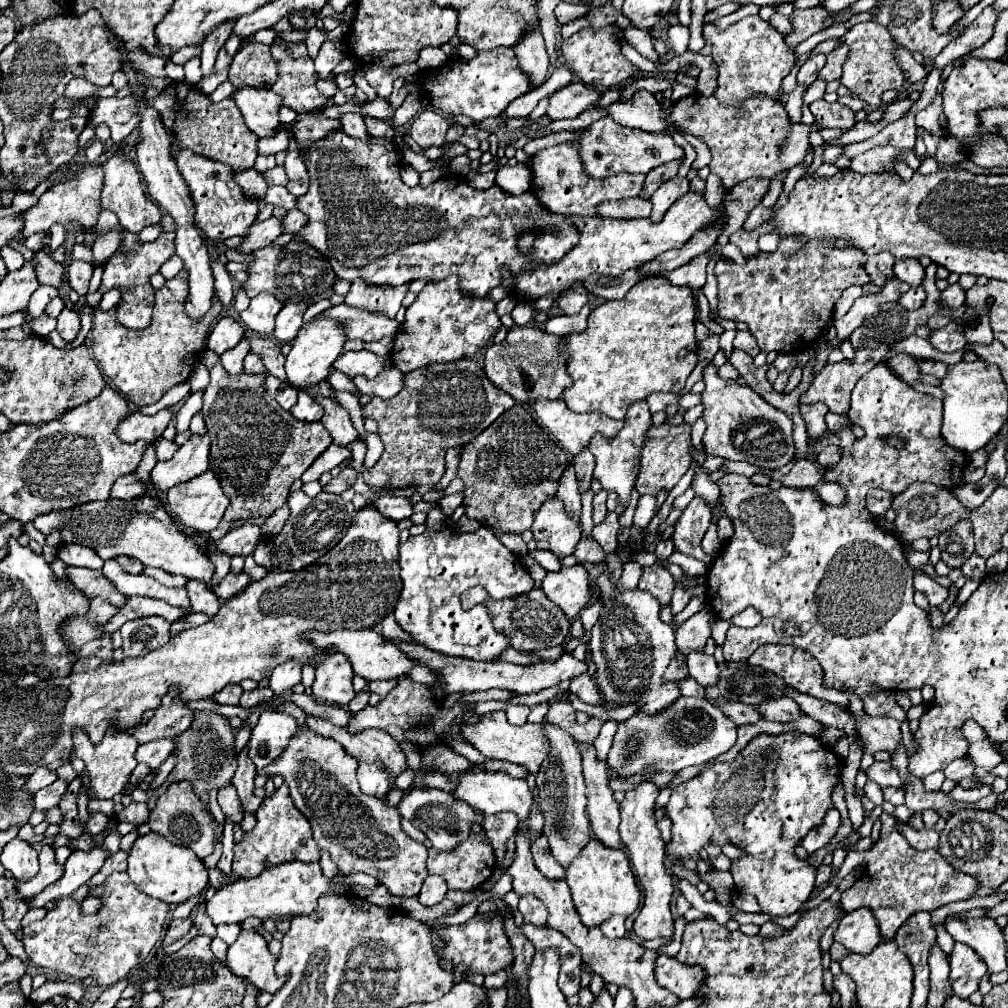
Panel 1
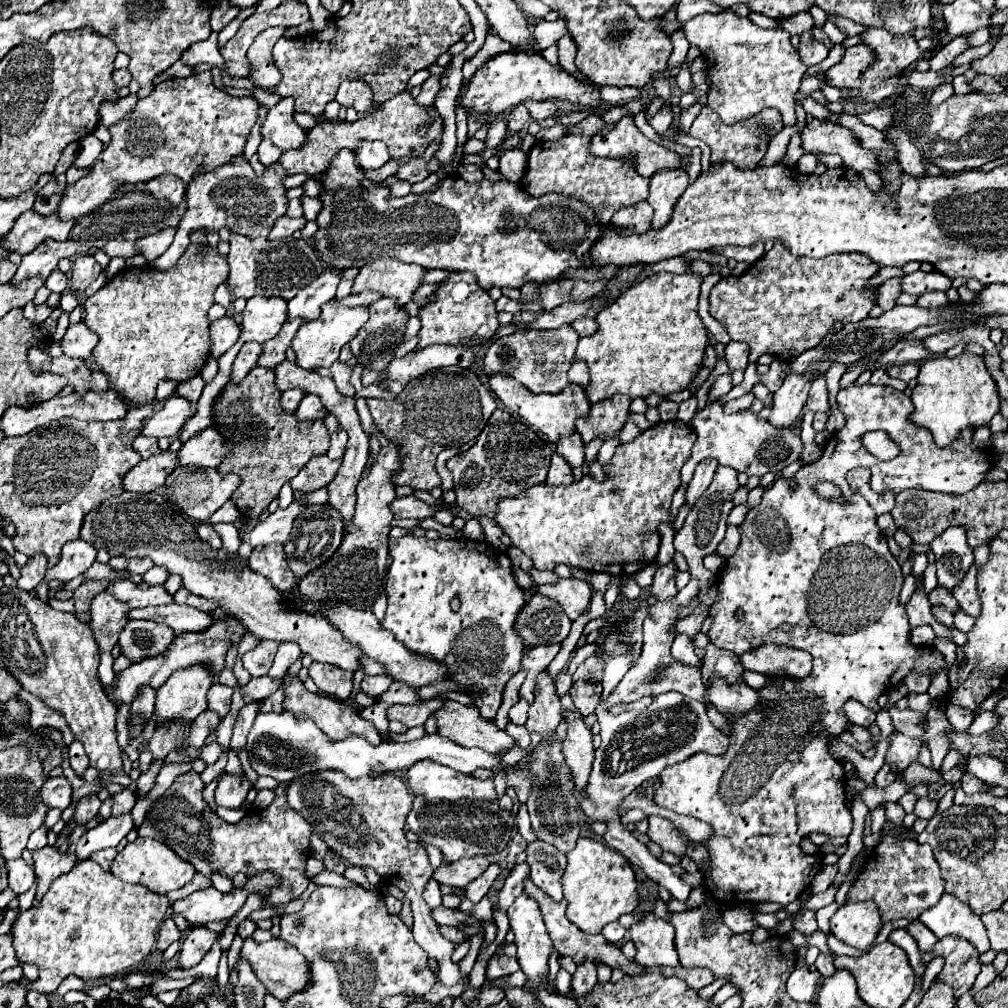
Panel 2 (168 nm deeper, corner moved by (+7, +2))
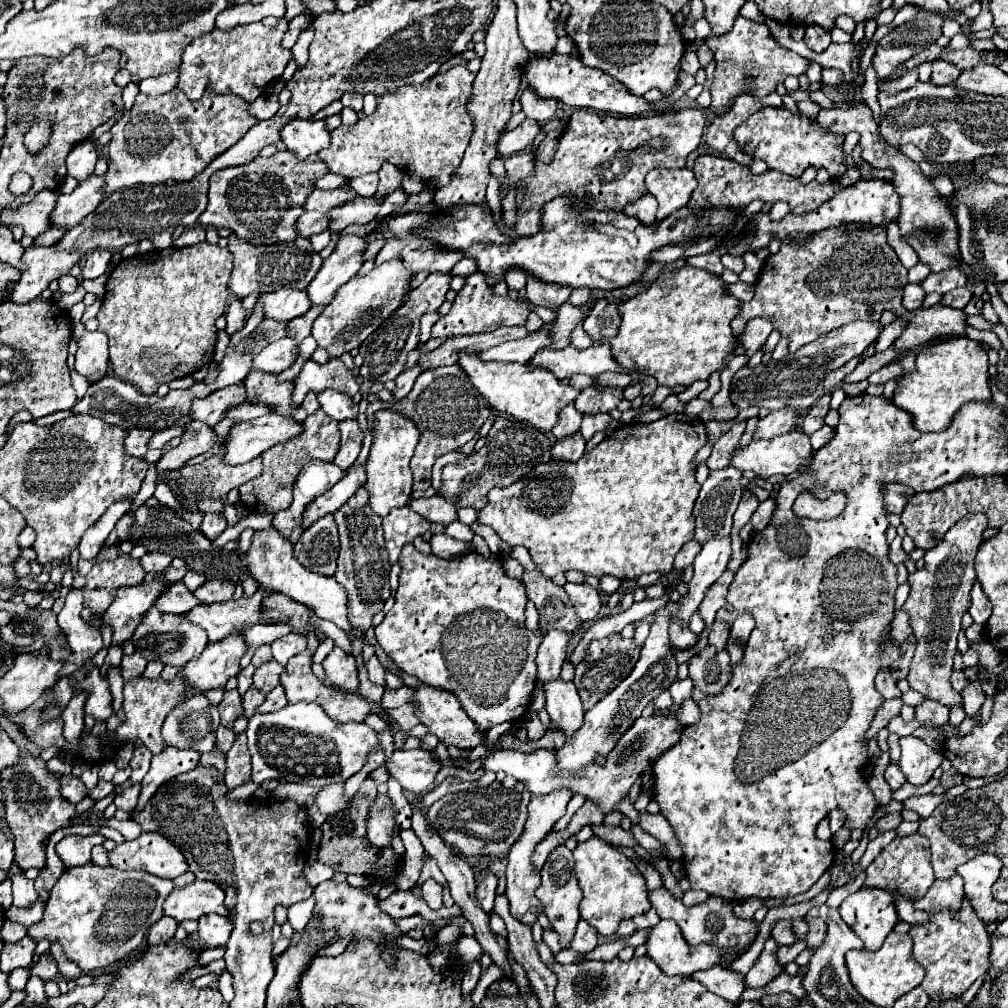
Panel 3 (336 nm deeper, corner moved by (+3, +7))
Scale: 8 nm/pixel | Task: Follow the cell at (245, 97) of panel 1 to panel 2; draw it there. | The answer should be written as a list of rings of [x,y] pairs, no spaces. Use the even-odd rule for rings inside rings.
[[[282,97],[280,103],[276,103],[274,107],[268,107],[266,119],[260,129],[262,137],[270,139],[282,151],[296,149],[304,143],[306,131],[296,125],[296,121],[292,119],[292,113],[294,113],[292,97]]]

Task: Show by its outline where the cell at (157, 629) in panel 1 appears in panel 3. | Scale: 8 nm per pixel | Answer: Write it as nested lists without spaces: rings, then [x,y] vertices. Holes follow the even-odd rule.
[[[152,608],[144,616],[140,626],[136,628],[136,632],[132,636],[132,642],[144,658],[162,660],[164,664],[172,664],[172,666],[182,668],[186,662],[190,662],[194,656],[198,656],[206,648],[208,634],[200,626],[192,624],[188,618],[184,618],[180,614],[164,614],[160,610]]]

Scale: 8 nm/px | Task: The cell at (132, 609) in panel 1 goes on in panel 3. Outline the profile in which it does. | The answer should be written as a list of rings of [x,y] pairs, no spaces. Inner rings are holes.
[[[258,590],[248,598],[242,596],[238,600],[228,600],[220,604],[196,606],[196,610],[190,610],[184,616],[204,628],[210,642],[220,642],[234,632],[242,632],[244,628],[250,628],[254,624],[264,624],[260,616],[260,610],[264,608],[264,596],[264,590]]]

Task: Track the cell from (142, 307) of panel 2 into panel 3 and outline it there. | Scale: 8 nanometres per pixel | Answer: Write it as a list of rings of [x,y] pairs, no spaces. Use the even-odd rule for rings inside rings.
[[[200,242],[188,248],[166,248],[166,250],[152,250],[146,254],[136,254],[134,258],[126,258],[122,260],[110,274],[108,282],[106,282],[106,294],[104,294],[104,302],[102,308],[98,312],[98,330],[108,334],[108,342],[110,342],[110,366],[114,376],[118,376],[120,380],[134,384],[142,394],[156,394],[160,384],[168,384],[172,380],[184,378],[194,374],[196,370],[200,370],[202,366],[210,364],[214,358],[214,348],[216,348],[216,320],[226,312],[228,306],[228,278],[230,278],[230,268],[232,268],[232,258],[230,252],[226,248],[220,248],[216,244],[208,244],[208,242]]]

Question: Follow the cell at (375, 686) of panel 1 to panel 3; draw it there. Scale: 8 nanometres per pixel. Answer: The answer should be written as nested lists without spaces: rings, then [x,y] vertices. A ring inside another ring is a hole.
[[[372,656],[368,662],[366,662],[366,668],[368,668],[368,674],[370,674],[370,680],[374,684],[380,684],[380,686],[386,686],[384,682],[384,676],[386,676],[386,670],[382,668],[382,664],[378,662],[376,656]]]

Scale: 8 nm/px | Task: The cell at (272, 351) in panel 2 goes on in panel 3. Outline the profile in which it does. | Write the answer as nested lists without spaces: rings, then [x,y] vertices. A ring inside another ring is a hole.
[[[312,306],[304,316],[290,320],[290,322],[288,322],[288,336],[296,338],[298,342],[302,342],[306,336],[310,336],[312,322],[320,316],[322,310],[324,310],[324,306]]]

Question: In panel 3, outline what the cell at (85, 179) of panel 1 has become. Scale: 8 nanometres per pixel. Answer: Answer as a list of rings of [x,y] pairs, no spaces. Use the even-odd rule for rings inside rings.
[[[170,90],[162,96],[146,96],[138,94],[136,102],[130,110],[122,114],[122,118],[112,126],[112,142],[108,144],[108,174],[106,174],[106,194],[112,194],[120,188],[132,188],[136,184],[166,184],[166,180],[192,180],[212,158],[226,152],[234,146],[254,124],[254,118],[248,112],[248,104],[240,102],[240,98],[232,94],[204,94],[202,102],[192,102],[180,90]]]

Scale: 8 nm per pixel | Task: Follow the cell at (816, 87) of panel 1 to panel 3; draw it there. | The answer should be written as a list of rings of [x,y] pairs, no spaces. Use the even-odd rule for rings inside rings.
[[[811,99],[802,100],[799,103],[797,102],[797,107],[801,113],[806,114],[806,116],[809,118],[814,119],[821,109],[821,107]]]

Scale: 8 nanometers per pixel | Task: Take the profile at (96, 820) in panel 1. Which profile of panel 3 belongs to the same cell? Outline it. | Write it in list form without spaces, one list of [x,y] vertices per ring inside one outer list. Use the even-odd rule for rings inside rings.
[[[98,780],[98,784],[90,790],[90,798],[94,798],[94,800],[102,800],[102,798],[108,796],[112,790],[114,790],[114,784],[112,784],[112,782]]]

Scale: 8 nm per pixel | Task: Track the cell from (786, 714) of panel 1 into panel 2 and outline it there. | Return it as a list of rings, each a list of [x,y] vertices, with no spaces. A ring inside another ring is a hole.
[[[712,683],[708,687],[708,701],[722,713],[722,715],[746,715],[754,711],[760,703],[758,691],[748,687],[746,683]]]

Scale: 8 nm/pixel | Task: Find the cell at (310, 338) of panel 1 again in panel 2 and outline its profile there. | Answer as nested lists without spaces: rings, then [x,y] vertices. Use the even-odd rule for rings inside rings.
[[[336,301],[324,303],[320,317],[316,321],[302,323],[298,333],[292,339],[292,349],[296,353],[296,365],[300,365],[302,369],[308,369],[308,371],[314,371],[318,367],[330,367],[338,359],[342,345],[346,345],[352,339],[352,335],[356,335],[356,331],[366,323],[366,319],[368,319],[366,309],[368,309],[368,305],[344,307]]]

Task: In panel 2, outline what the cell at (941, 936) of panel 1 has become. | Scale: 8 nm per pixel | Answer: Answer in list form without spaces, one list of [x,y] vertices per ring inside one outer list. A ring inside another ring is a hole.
[[[934,957],[928,965],[926,965],[926,973],[924,973],[924,983],[922,983],[922,989],[926,991],[932,983],[932,979],[942,971],[942,965],[944,965],[944,959],[942,957]]]

